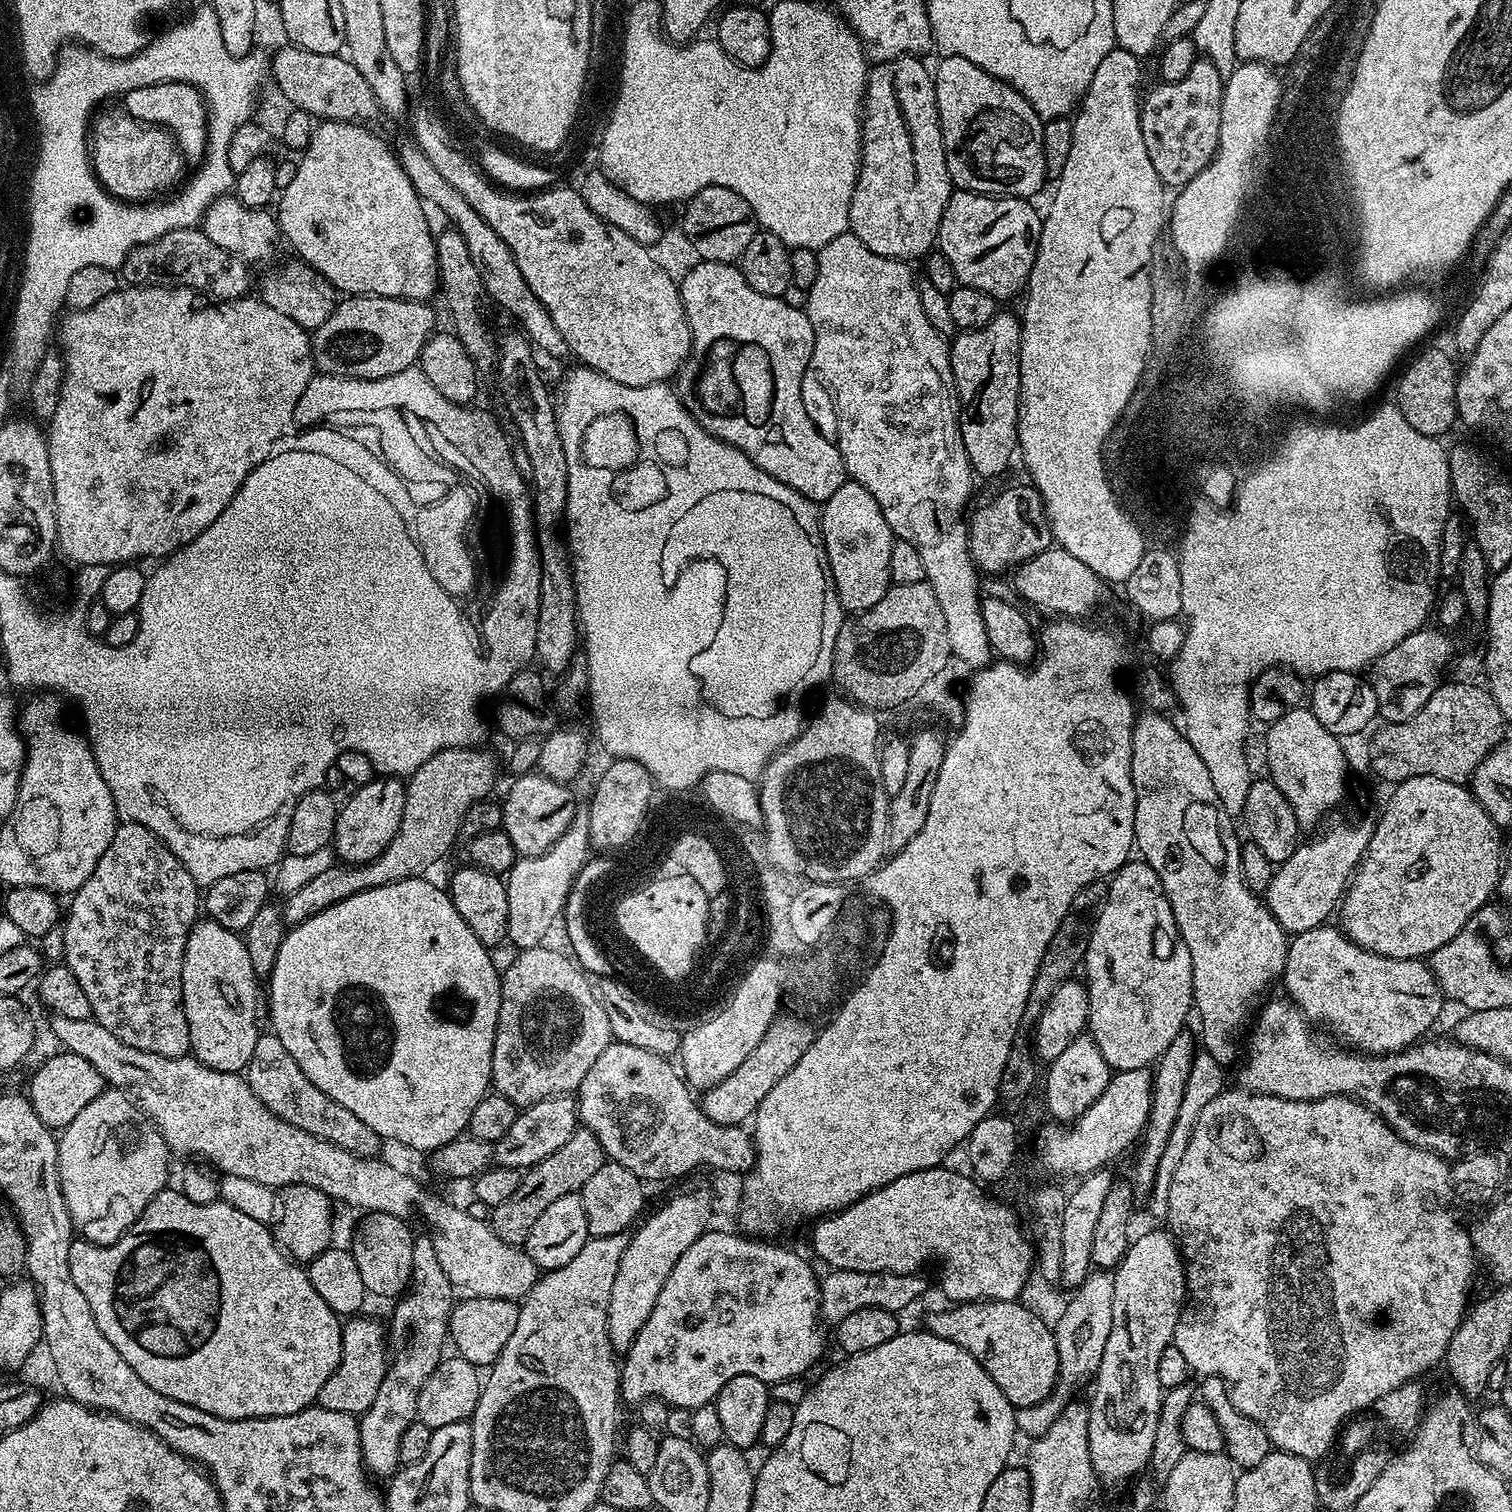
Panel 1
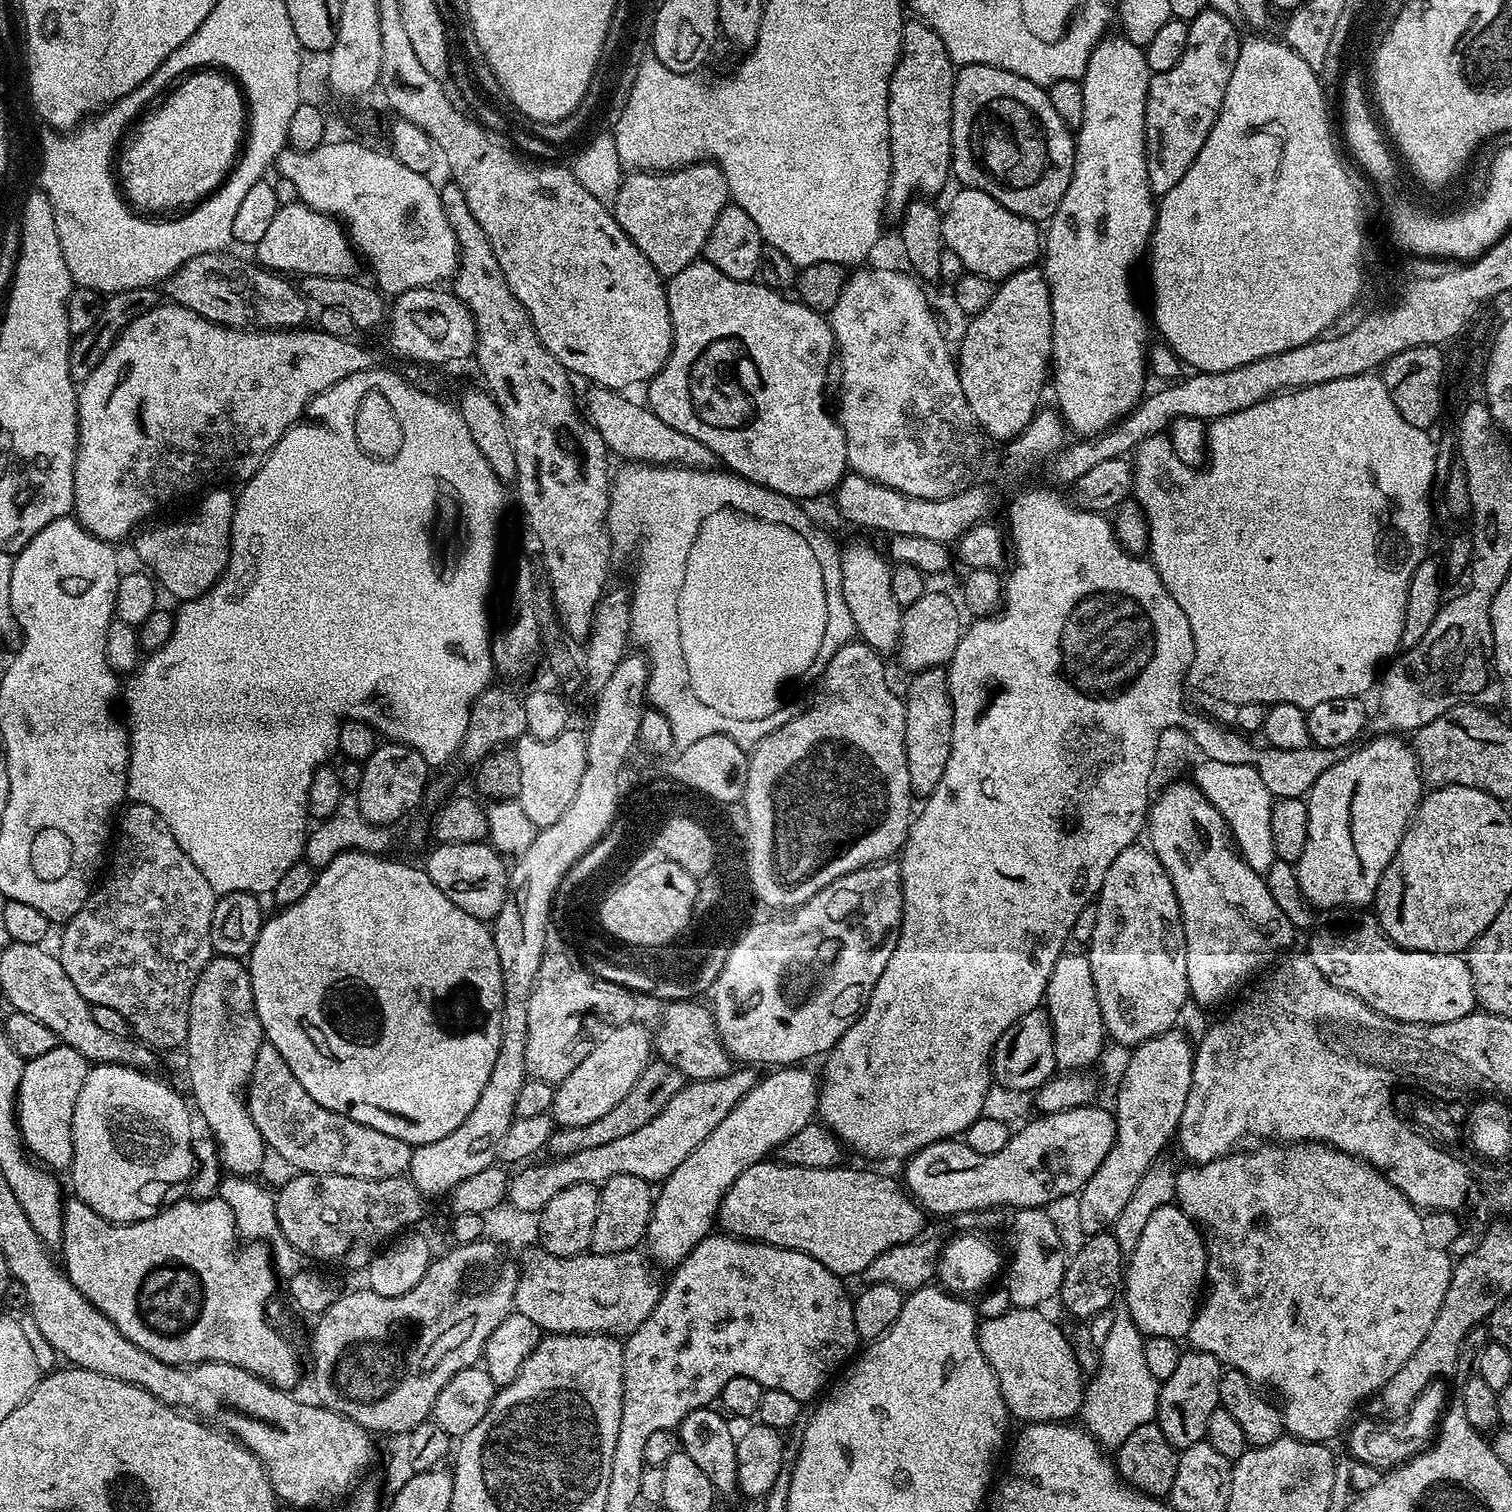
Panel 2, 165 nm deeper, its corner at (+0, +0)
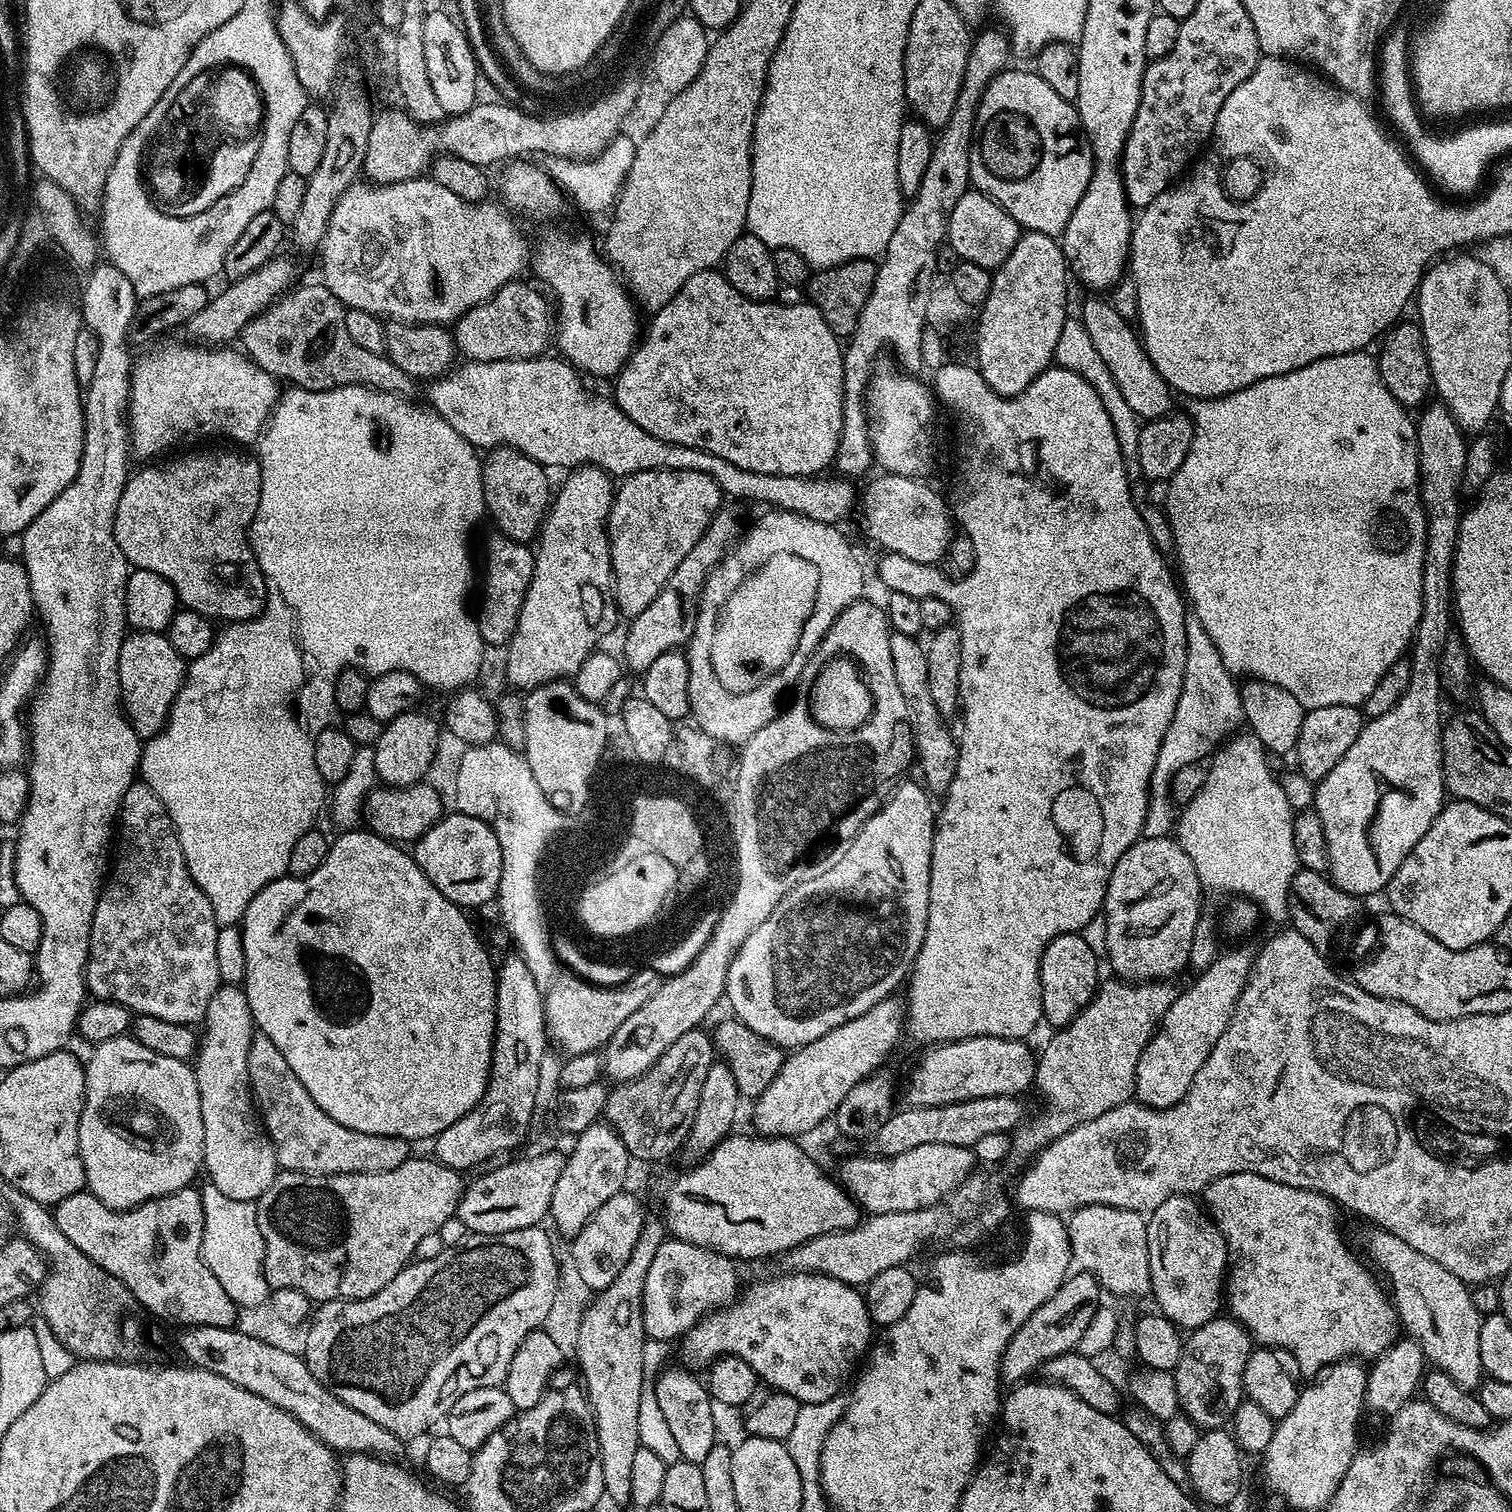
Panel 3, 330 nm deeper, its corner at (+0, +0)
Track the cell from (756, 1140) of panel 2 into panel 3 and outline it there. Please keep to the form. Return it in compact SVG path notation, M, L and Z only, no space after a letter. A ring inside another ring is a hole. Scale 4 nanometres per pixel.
M889 998L878 1002L866 1014L862 1014L853 1020L842 1022L830 1034L822 1034L822 1038L814 1038L805 1048L797 1048L785 1059L784 1065L778 1070L774 1082L762 1090L762 1094L755 1097L756 1104L756 1128L755 1131L765 1138L782 1136L785 1138L800 1138L803 1132L816 1128L824 1119L835 1113L836 1107L862 1082L867 1076L873 1075L876 1068L892 1052L892 1047L900 1040L900 1032L906 1028L906 1008L896 998Z

